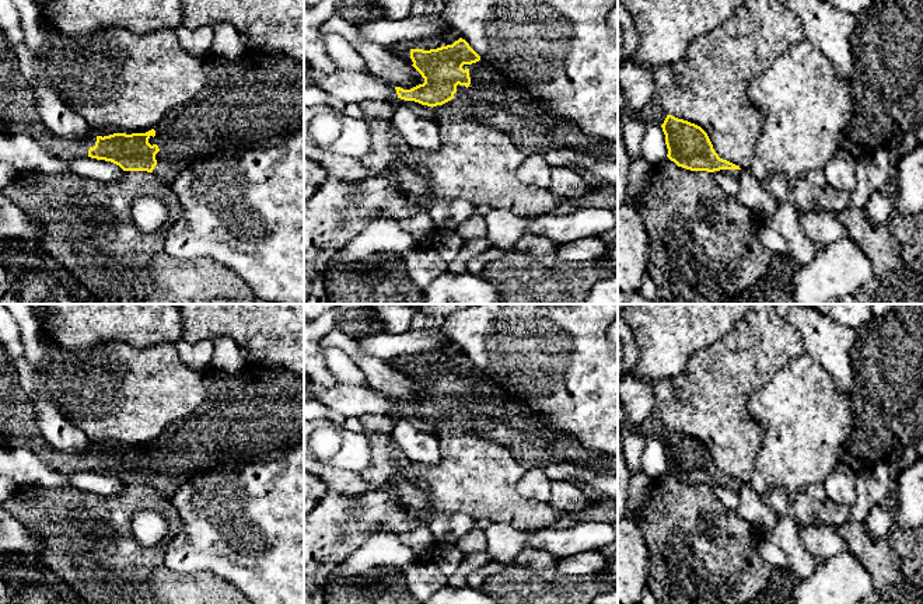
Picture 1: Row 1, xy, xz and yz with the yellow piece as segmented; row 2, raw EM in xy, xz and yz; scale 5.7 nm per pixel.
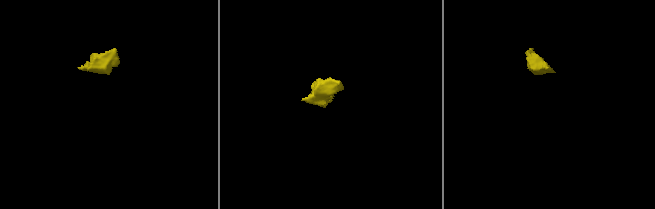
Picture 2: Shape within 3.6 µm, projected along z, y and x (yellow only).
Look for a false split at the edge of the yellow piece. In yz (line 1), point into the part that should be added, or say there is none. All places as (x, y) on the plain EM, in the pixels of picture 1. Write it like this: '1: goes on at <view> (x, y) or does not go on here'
1: goes on at yz (653, 426)

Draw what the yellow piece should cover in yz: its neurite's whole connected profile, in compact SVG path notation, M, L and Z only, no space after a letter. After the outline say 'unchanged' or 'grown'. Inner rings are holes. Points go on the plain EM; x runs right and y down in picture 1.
M654 411L643 423L647 437L657 437L665 448L667 471L690 485L723 486L740 490L740 481L723 474L714 465L707 447L698 439L667 429Z; grown

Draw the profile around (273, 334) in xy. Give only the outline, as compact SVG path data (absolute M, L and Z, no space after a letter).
M176 304L181 311L182 339L233 338L249 350L249 363L284 367L304 374L304 304Z

